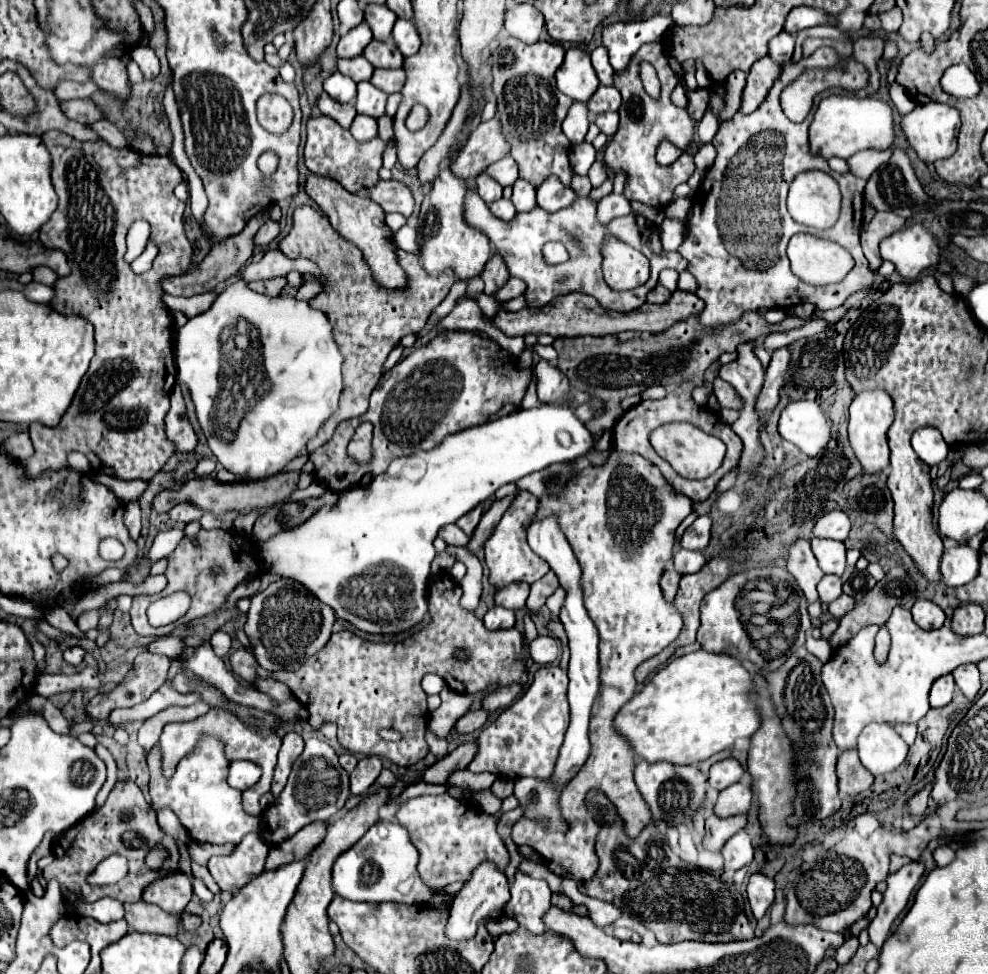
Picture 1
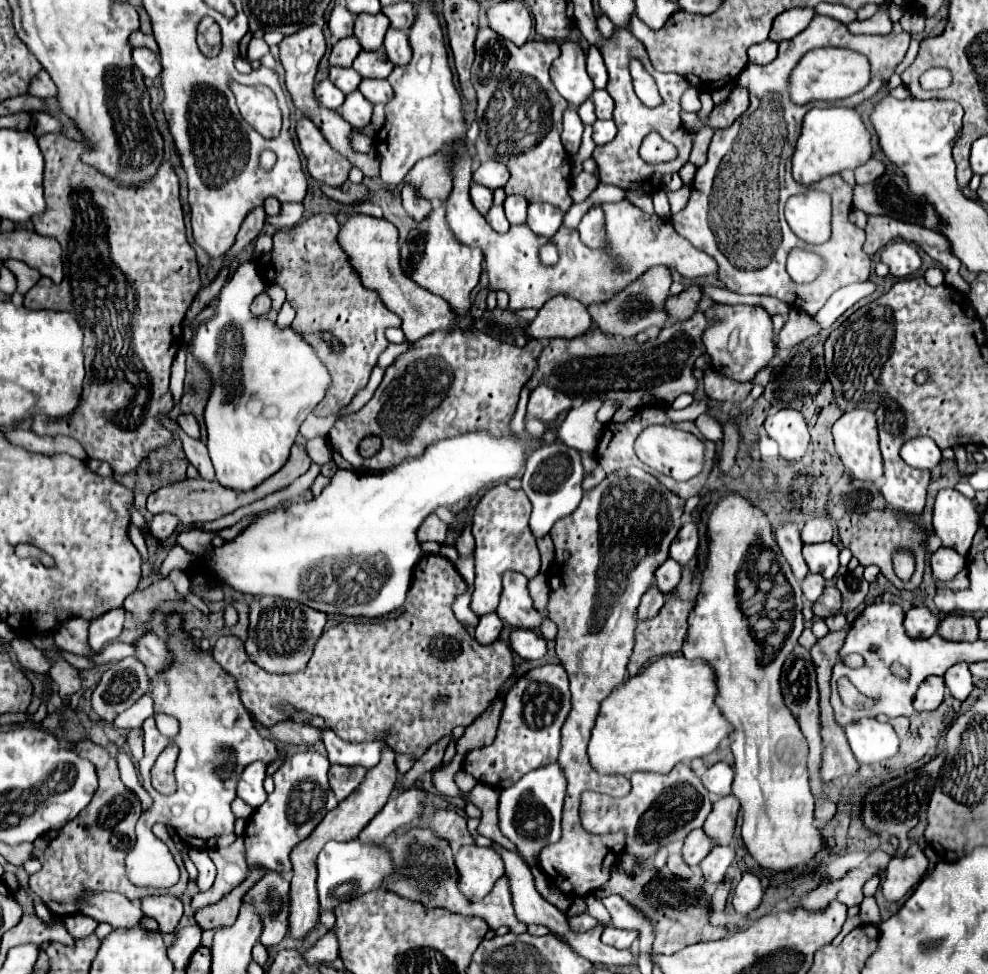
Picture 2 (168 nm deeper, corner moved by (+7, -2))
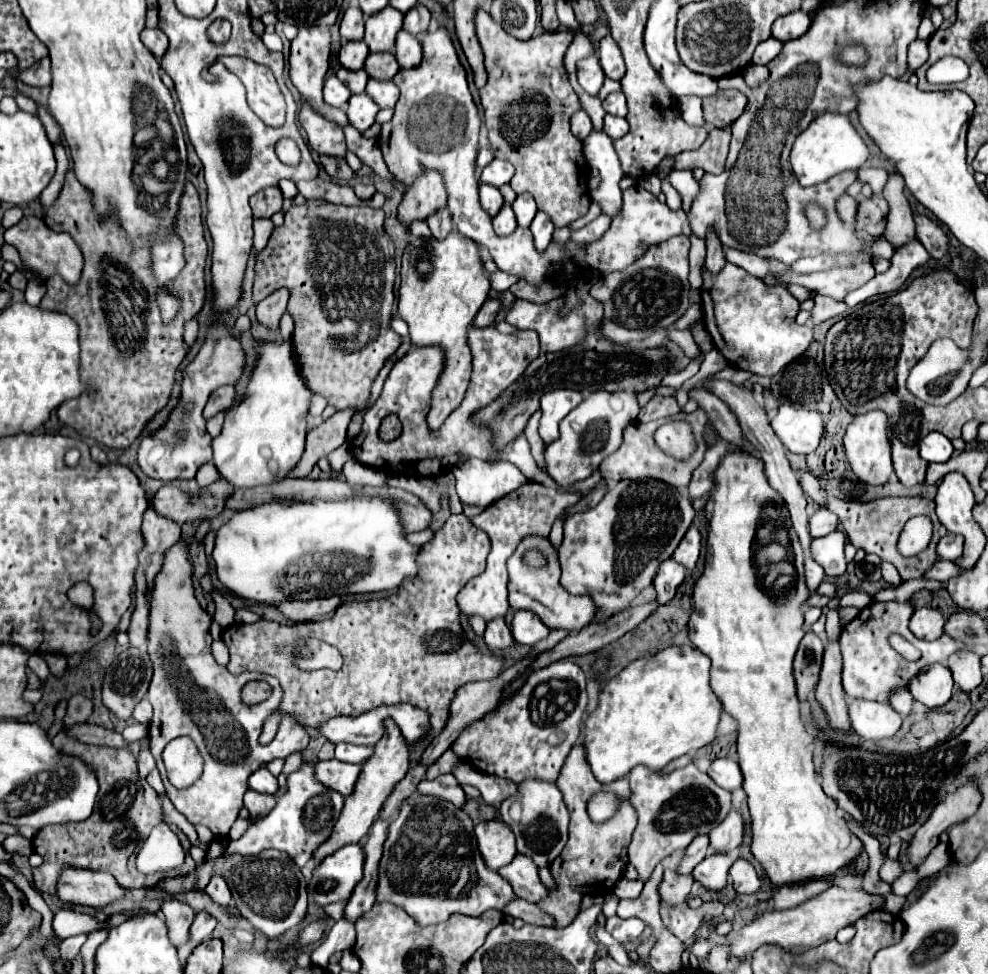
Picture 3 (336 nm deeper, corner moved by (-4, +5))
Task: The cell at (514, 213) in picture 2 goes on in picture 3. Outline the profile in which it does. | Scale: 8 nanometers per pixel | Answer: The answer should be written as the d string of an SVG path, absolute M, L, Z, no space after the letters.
M519 194L517 200L511 204L513 212L515 212L515 218L517 218L517 224L521 228L529 228L531 220L535 218L537 214L537 206L535 206L535 200L529 196L529 194Z

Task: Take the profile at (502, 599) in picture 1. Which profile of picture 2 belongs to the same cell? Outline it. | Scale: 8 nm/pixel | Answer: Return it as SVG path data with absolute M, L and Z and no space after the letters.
M508 571L504 575L504 589L498 603L498 617L512 627L536 629L542 623L542 615L532 607L532 597L528 595L528 579L522 573Z

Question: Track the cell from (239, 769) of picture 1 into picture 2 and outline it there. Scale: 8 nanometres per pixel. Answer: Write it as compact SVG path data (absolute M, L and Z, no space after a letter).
M252 763L248 765L238 781L238 797L244 799L250 807L260 807L266 801L266 791L262 787L262 781L266 777L266 765L264 763Z

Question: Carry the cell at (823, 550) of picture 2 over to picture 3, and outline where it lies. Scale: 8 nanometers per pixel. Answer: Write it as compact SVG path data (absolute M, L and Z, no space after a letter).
M831 532L823 538L815 538L811 542L811 556L819 562L827 576L841 576L845 572L845 534Z

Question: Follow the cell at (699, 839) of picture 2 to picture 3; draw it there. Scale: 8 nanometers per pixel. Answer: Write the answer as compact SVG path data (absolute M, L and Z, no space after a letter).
M697 836L685 850L679 866L677 866L677 872L679 874L691 874L693 868L709 854L709 838L707 836Z

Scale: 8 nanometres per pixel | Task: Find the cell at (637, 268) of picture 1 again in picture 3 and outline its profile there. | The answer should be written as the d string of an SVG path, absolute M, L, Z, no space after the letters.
M601 214L601 216L597 216L593 222L589 222L587 226L583 226L581 230L575 230L575 232L571 234L571 240L573 240L573 244L577 244L577 246L587 246L587 244L599 240L599 238L607 232L609 226L611 226L611 218L605 216L605 214Z

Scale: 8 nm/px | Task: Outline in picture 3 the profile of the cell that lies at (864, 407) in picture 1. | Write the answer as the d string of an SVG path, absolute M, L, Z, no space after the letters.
M873 410L861 416L855 416L853 422L847 428L845 434L845 452L847 460L859 480L871 486L885 484L893 474L893 462L891 462L891 444L887 436L887 416L881 410Z

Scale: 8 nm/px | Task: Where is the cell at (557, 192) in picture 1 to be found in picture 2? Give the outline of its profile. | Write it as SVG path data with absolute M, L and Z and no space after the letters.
M530 203L528 205L528 225L536 235L552 237L562 225L566 213L556 211L550 203Z

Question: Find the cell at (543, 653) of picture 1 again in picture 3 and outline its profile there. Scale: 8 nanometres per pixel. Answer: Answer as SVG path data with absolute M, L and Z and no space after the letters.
M515 610L515 616L511 620L511 632L515 642L533 646L539 640L547 638L549 628L531 610Z

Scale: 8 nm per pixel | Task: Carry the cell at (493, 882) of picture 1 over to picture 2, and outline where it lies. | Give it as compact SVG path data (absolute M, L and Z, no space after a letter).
M460 847L456 853L456 869L458 869L458 887L460 893L476 903L488 895L496 883L504 875L504 863L494 849L488 847Z

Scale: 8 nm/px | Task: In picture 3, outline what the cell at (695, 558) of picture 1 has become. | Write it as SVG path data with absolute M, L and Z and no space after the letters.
M673 558L665 560L661 566L659 566L659 572L653 580L653 586L657 590L657 602L659 604L667 604L675 592L677 592L677 586L683 582L685 578L685 568L681 564L677 564Z

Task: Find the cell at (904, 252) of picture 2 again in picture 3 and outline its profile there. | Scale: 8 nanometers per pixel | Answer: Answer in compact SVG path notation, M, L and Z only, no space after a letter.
M875 238L875 240L871 242L869 250L871 250L873 256L881 256L881 258L891 258L893 252L895 252L895 248L893 248L885 238Z

